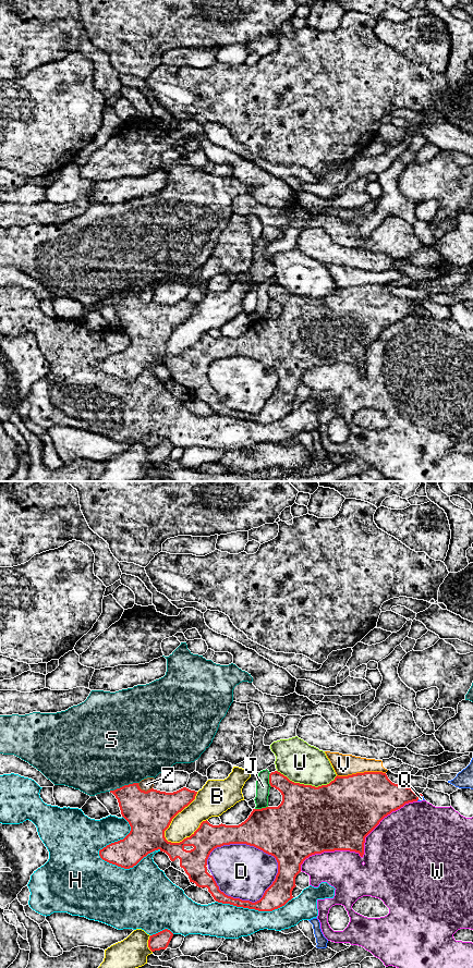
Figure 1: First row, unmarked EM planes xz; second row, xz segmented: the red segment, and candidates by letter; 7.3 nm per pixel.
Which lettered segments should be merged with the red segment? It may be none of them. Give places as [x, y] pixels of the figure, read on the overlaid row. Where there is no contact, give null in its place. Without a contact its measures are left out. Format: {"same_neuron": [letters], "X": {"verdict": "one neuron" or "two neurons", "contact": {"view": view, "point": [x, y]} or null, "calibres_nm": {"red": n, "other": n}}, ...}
{"same_neuron": [], "B": {"verdict": "two neurons", "contact": {"view": "xz", "point": [174, 816]}, "calibres_nm": {"red": 340, "other": 190}}, "D": {"verdict": "two neurons", "contact": {"view": "xz", "point": [246, 844]}, "calibres_nm": {"red": 360, "other": 400}}, "H": {"verdict": "two neurons", "contact": {"view": "xz", "point": [129, 868]}, "calibres_nm": {"red": 220, "other": 460}}, "J": {"verdict": "two neurons", "contact": {"view": "xz", "point": [269, 780]}, "calibres_nm": {"red": 220, "other": 110}}, "Q": {"verdict": "two neurons", "contact": {"view": "xz", "point": [419, 797]}, "calibres_nm": {"red": 240, "other": 40}}, "S": {"verdict": "two neurons", "contact": {"view": "xz", "point": [124, 785]}, "calibres_nm": {"red": 300, "other": 500}}, "U": {"verdict": "two neurons", "contact": {"view": "xz", "point": [307, 785]}, "calibres_nm": {"red": 480, "other": 300}}, "V": {"verdict": "two neurons", "contact": {"view": "xz", "point": [361, 773]}, "calibres_nm": {"red": 460, "other": 160}}, "W": {"verdict": "two neurons", "contact": {"view": "xz", "point": [363, 854]}, "calibres_nm": {"red": 360, "other": 500}}, "Z": {"verdict": "two neurons", "contact": {"view": "xz", "point": [144, 791]}, "calibres_nm": {"red": 340, "other": 90}}}

